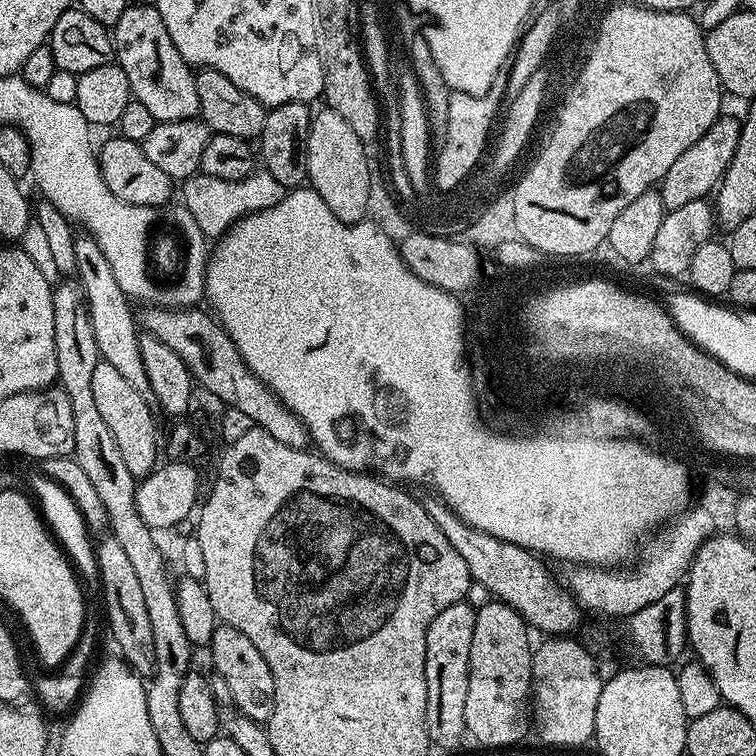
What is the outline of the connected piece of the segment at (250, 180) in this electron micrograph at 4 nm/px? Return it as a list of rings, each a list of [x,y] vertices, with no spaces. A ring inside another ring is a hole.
[[[263,168],[255,169],[242,179],[213,178],[204,173],[196,173],[190,179],[183,181],[182,206],[189,210],[201,227],[204,236],[218,238],[236,223],[240,217],[250,212],[269,209],[284,197],[286,189],[269,171]]]

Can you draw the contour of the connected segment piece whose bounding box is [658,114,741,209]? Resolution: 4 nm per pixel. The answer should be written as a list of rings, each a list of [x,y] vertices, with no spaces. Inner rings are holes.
[[[728,114],[721,115],[719,120],[712,123],[710,130],[706,130],[706,134],[702,134],[702,138],[698,138],[698,142],[690,146],[690,150],[685,150],[674,161],[674,166],[666,170],[663,180],[658,185],[665,209],[686,206],[686,202],[705,199],[719,185],[720,179],[724,177],[724,171],[734,158],[734,150],[738,150],[740,126],[741,121],[737,117],[735,120]]]

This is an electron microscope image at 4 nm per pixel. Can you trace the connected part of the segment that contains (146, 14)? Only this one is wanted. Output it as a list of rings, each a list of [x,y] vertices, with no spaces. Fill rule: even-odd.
[[[129,3],[128,8],[122,10],[122,18],[118,18],[111,34],[115,44],[115,63],[126,70],[134,99],[142,102],[157,122],[195,120],[199,117],[196,72],[185,62],[182,54],[178,54],[178,46],[174,46],[155,3]]]

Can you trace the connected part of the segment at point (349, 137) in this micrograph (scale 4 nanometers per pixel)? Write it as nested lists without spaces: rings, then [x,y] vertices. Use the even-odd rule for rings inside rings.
[[[327,106],[321,108],[321,112],[317,111],[312,117],[310,134],[308,135],[308,149],[306,150],[307,183],[318,194],[322,194],[322,202],[326,202],[326,206],[330,206],[330,210],[334,210],[337,218],[347,224],[358,224],[368,214],[367,202],[370,199],[373,179],[368,173],[368,168],[364,168],[365,148],[358,143],[358,134],[354,134],[353,128],[346,122],[346,118],[342,118],[342,114],[338,114],[338,110]]]

